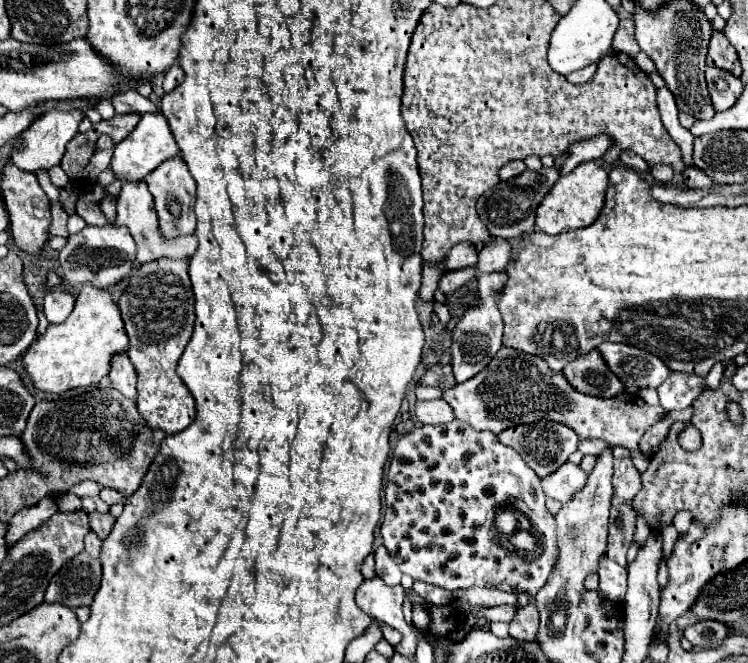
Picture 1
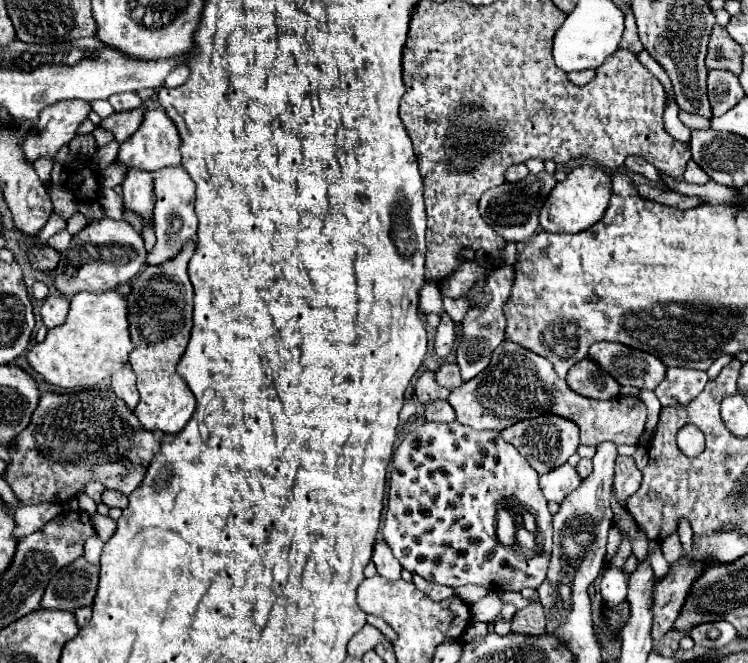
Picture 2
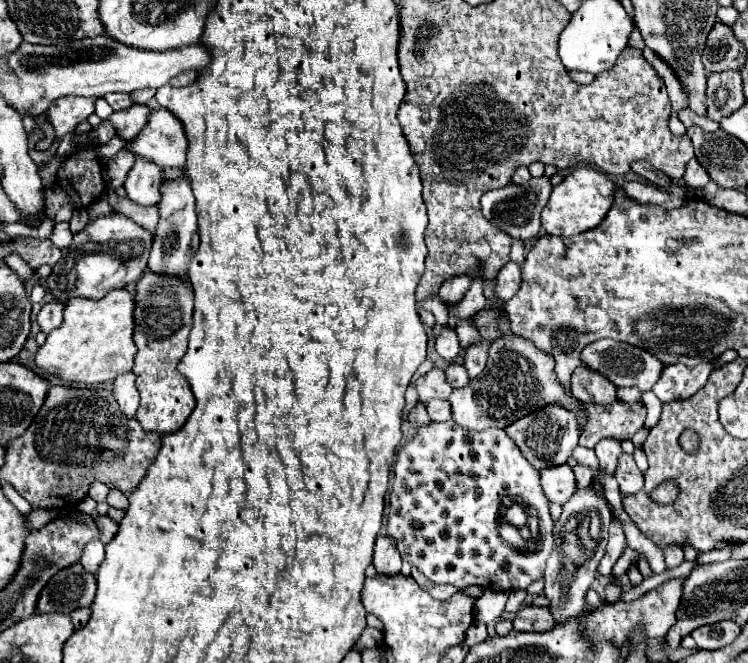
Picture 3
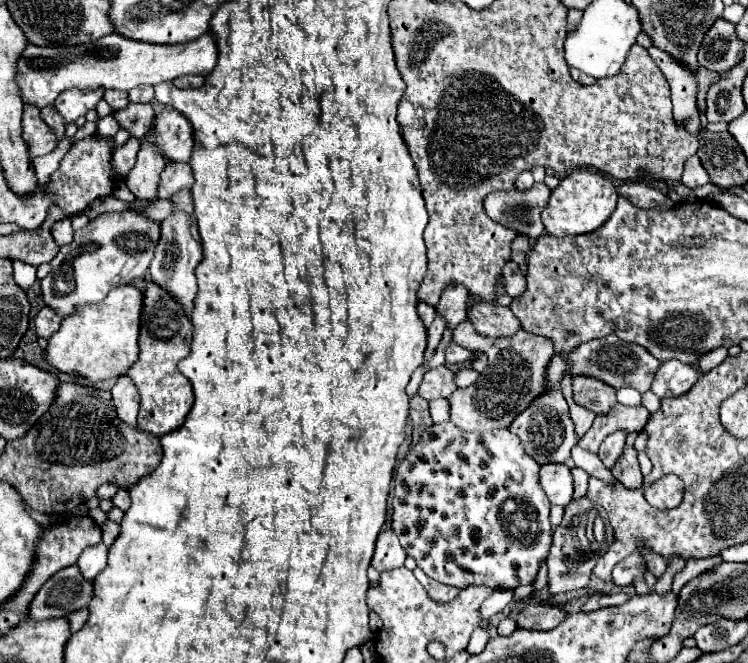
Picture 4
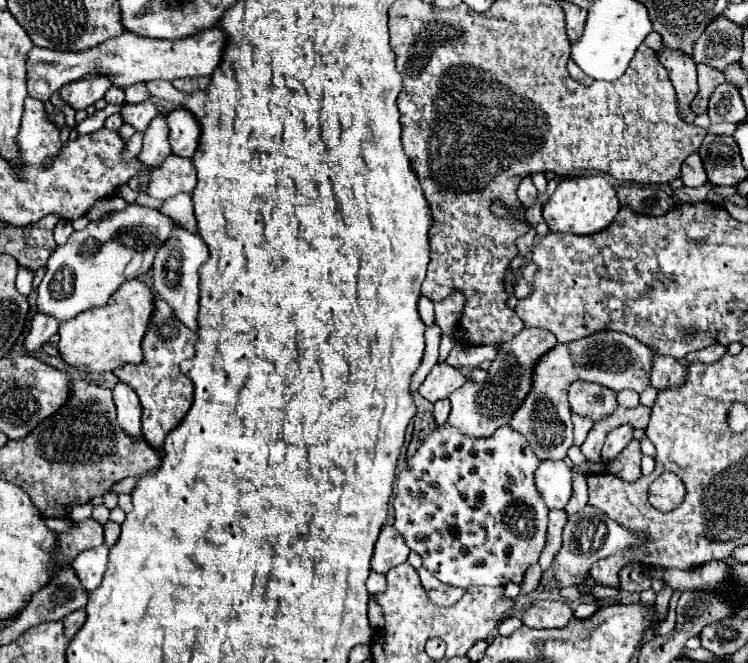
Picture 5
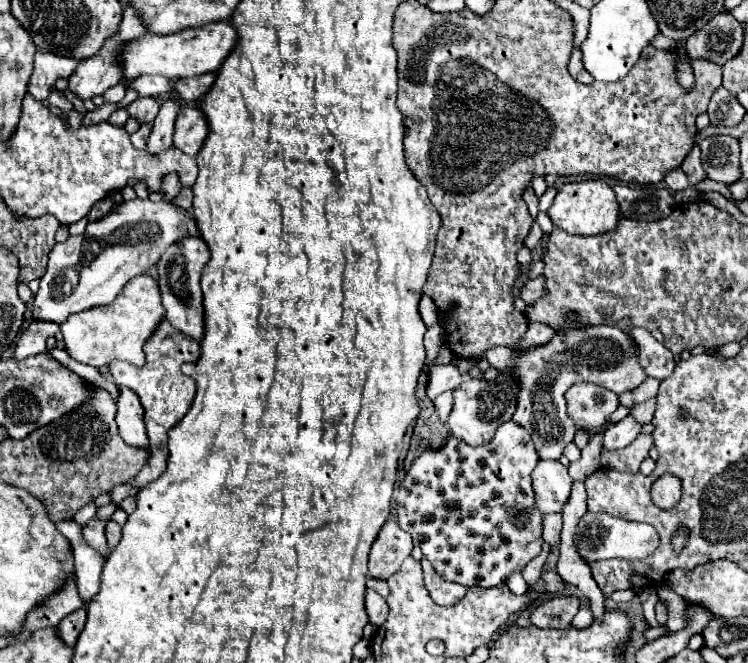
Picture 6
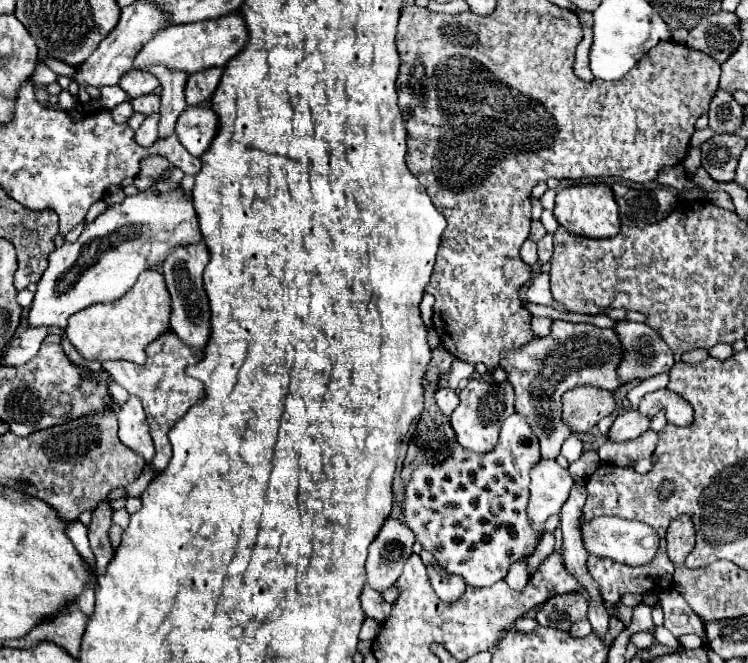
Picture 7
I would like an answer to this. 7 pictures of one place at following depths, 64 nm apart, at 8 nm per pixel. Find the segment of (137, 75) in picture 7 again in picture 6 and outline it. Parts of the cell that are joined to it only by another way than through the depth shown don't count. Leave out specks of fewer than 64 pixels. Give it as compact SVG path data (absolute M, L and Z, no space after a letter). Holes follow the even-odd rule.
M140 76L132 80L132 84L126 84L126 86L140 96L156 96L156 94L170 92L170 84L168 80L164 80L164 76Z

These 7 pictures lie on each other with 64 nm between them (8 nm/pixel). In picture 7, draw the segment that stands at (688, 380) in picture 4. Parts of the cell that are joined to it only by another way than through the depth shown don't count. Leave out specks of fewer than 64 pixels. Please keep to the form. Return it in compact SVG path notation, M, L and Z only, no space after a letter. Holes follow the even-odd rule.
M620 320L614 324L614 332L618 334L618 340L622 344L622 362L616 370L620 376L620 384L638 384L660 372L670 372L670 368L674 366L672 350L662 340L662 336L654 332L654 328L648 328L648 324Z

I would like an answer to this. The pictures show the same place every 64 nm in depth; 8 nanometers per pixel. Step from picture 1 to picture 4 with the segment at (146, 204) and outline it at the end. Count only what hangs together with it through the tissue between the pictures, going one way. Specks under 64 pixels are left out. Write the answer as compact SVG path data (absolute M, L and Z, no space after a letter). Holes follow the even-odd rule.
M150 130L142 140L136 166L126 176L126 186L136 198L156 200L156 186L164 166L166 160L164 156L160 156L160 152L156 152L156 144L152 144L152 130Z

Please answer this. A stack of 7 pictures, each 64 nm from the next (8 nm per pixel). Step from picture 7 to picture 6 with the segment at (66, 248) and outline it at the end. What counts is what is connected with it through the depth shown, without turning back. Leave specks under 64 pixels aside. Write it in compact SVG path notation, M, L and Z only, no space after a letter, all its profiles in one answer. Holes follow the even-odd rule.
M134 198L122 202L100 220L88 222L82 234L52 248L46 274L40 278L40 290L34 294L32 318L62 324L70 314L112 304L128 280L148 272L166 248L176 240L184 240L184 236L200 236L196 220L172 200L152 202Z

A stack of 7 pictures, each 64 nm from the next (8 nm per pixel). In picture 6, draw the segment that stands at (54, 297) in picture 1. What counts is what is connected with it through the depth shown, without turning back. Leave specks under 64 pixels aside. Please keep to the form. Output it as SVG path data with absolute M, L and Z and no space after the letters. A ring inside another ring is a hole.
M34 320L18 338L14 356L16 360L24 360L28 356L36 356L46 350L46 340L50 336L56 336L60 332L60 326L54 322L44 322L44 320Z

